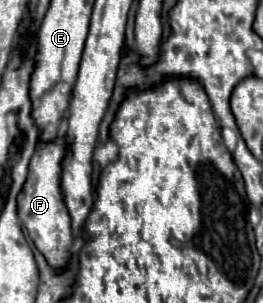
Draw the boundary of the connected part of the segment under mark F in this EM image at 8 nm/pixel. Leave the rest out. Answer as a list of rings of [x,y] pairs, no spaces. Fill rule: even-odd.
[[[66,134],[56,136],[50,142],[40,140],[34,150],[34,158],[30,160],[28,178],[18,194],[18,218],[26,226],[28,236],[32,238],[34,246],[46,256],[48,264],[54,268],[62,268],[68,262],[68,250],[72,246],[72,232],[70,232],[70,214],[66,210],[62,198],[62,158],[66,154]]]

